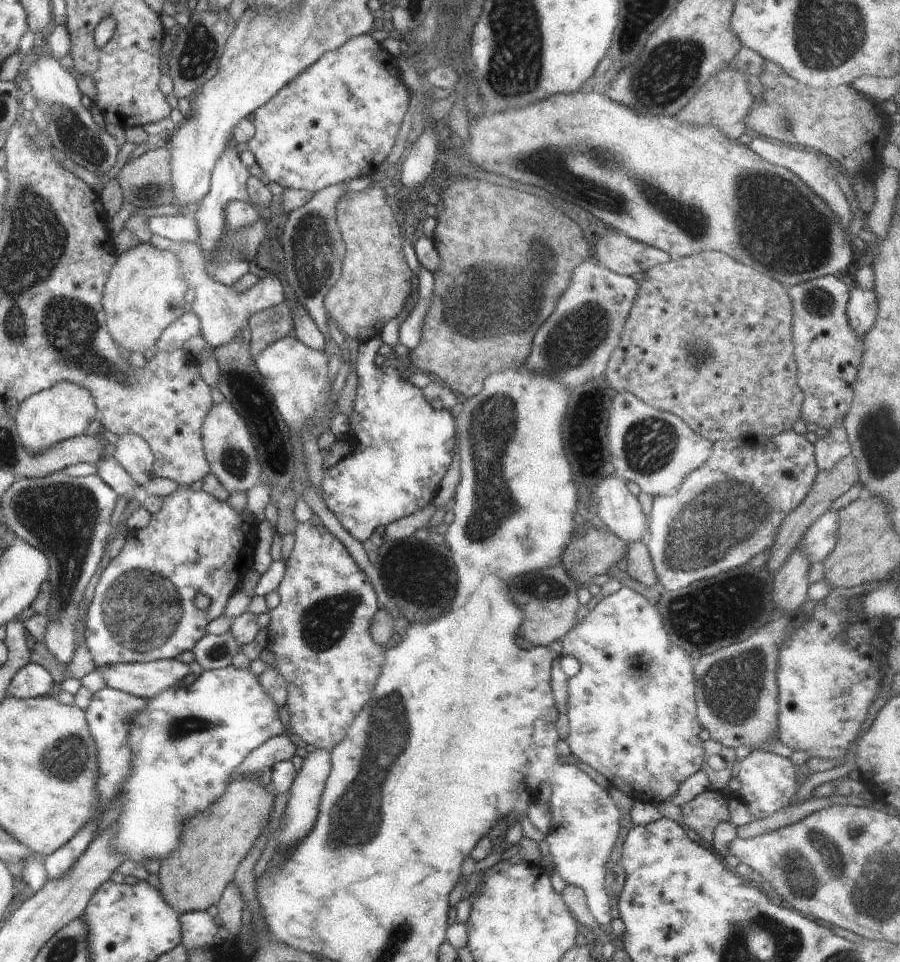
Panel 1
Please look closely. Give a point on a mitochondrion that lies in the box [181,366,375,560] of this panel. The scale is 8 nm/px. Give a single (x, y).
(236, 459)

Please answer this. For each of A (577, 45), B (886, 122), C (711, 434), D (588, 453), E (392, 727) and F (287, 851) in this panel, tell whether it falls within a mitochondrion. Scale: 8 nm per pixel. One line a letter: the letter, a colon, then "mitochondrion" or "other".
A: other
B: other
C: other
D: other
E: mitochondrion
F: other

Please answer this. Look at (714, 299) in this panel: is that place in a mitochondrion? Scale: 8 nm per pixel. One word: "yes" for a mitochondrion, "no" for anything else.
yes

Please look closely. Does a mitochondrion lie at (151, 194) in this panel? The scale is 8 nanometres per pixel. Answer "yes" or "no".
yes

